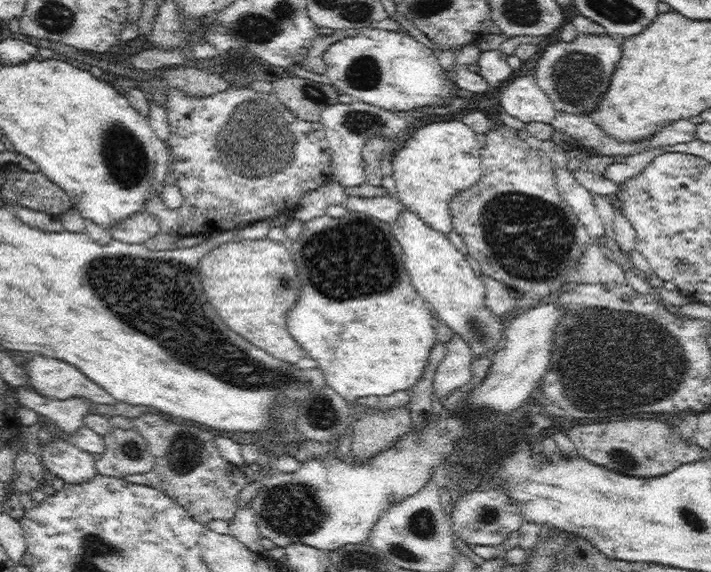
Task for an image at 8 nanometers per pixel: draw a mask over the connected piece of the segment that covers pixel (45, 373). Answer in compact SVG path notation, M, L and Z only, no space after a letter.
M36 354L36 358L28 360L24 366L29 382L42 396L56 399L79 396L94 404L117 402L101 386L92 382L76 366L70 366L68 362Z

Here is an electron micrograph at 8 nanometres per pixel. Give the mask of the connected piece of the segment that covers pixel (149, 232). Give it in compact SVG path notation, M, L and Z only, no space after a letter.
M141 211L132 214L121 224L111 229L109 234L114 239L127 243L142 244L150 238L154 238L161 232L160 222L156 216Z

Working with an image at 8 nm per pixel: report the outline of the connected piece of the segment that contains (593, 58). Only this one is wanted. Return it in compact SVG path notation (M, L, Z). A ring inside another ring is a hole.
M578 34L570 42L548 45L537 60L538 86L552 99L558 112L590 114L608 90L611 74L621 59L620 40L608 34Z

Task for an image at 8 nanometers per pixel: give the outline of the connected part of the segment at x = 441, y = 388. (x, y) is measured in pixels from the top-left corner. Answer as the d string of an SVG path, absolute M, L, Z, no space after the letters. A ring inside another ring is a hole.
M453 334L450 341L445 344L446 353L433 378L434 394L440 401L446 394L450 394L452 390L460 388L470 380L470 364L473 362L470 347L461 336Z

